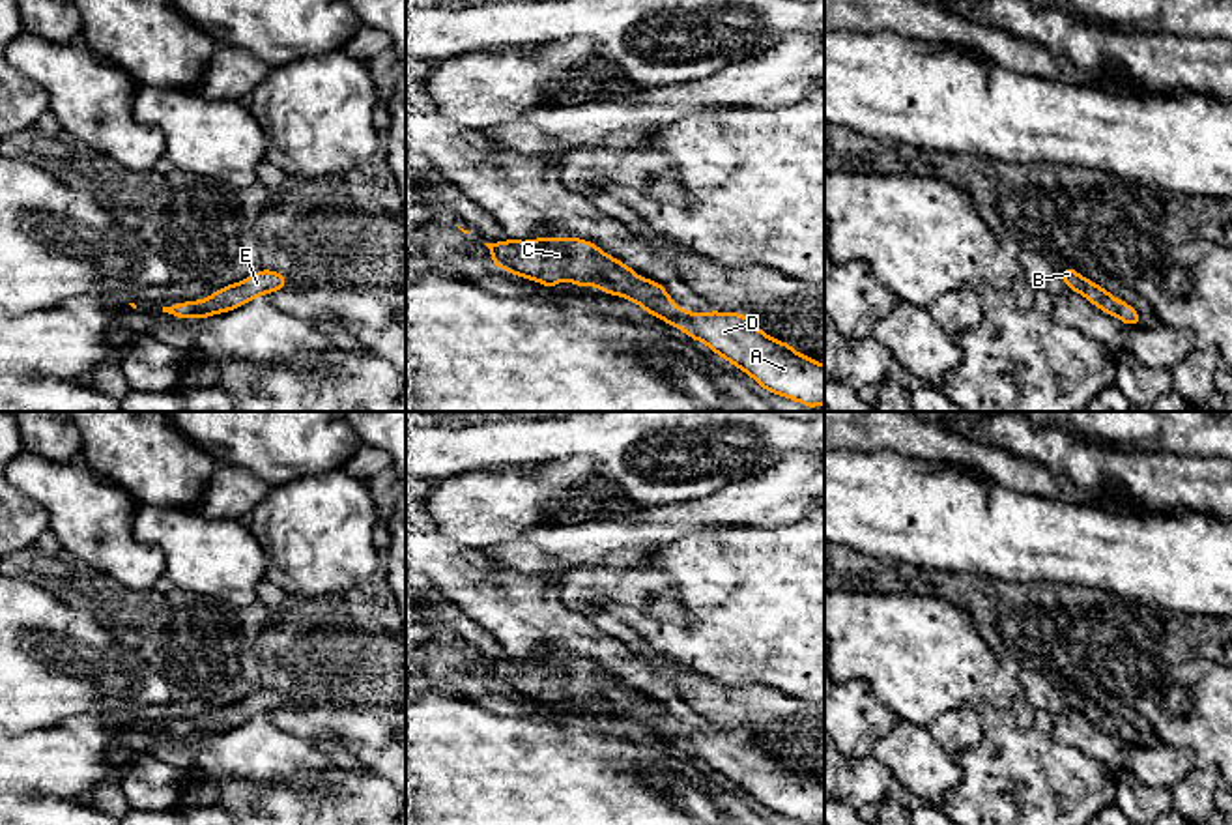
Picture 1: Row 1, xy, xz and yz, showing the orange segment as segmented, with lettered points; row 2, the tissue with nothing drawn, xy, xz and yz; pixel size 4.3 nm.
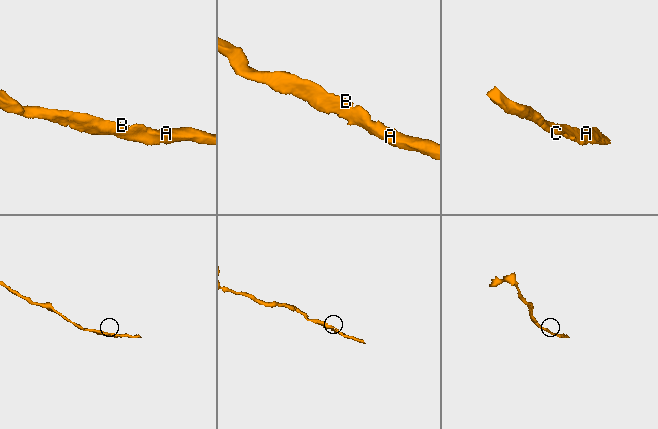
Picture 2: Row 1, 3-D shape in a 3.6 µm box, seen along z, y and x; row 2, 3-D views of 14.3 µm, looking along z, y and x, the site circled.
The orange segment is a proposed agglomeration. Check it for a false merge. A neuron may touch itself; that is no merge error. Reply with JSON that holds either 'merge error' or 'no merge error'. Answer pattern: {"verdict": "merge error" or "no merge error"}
{"verdict": "no merge error"}

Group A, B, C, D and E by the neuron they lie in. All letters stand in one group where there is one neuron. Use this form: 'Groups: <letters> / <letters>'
Groups: A B C D E

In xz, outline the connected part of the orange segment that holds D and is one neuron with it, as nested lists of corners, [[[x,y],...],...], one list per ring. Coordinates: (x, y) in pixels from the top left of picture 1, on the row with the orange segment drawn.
[[[535,238],[484,245],[492,253],[492,266],[548,288],[568,281],[626,297],[690,339],[705,342],[716,355],[750,374],[765,391],[793,398],[806,408],[824,404],[823,363],[795,352],[789,342],[768,337],[746,314],[680,309],[660,282],[639,277],[587,239]]]

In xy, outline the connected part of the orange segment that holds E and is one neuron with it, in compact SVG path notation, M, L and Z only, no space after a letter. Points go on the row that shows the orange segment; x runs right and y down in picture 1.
M262 269L245 281L234 282L230 286L213 292L206 299L163 307L163 312L189 320L208 318L211 314L228 312L232 309L249 303L258 296L267 296L269 292L288 286L290 286L288 281L279 271Z

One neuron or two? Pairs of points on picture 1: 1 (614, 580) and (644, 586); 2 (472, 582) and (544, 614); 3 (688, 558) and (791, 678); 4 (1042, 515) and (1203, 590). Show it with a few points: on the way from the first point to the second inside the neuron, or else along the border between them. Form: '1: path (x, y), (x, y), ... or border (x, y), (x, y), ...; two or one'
1: path (621, 586), (636, 586); one
2: path (490, 601), (509, 605), (526, 614); one
3: path (718, 588), (778, 648); one
4: path (1081, 545), (1139, 558), (1163, 558); one

